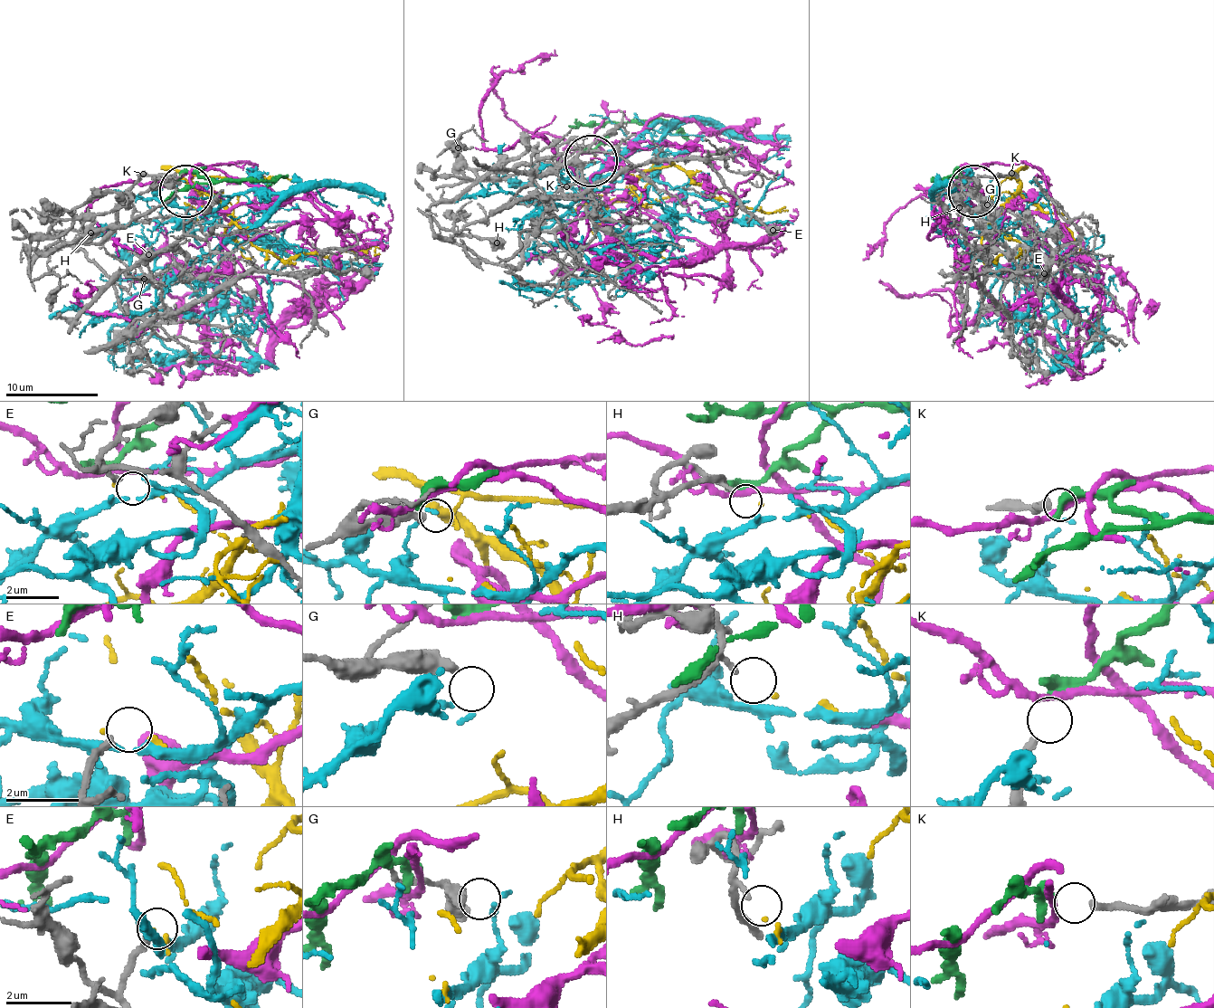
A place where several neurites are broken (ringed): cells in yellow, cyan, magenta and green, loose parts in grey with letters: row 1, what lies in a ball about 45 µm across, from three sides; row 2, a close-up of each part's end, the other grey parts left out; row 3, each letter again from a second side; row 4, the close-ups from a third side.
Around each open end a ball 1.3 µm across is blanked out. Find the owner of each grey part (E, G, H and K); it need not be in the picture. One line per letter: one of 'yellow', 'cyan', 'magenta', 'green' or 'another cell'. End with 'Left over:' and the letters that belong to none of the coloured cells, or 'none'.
E: another cell
G: another cell
H: yellow
K: green
Left over: E, G

